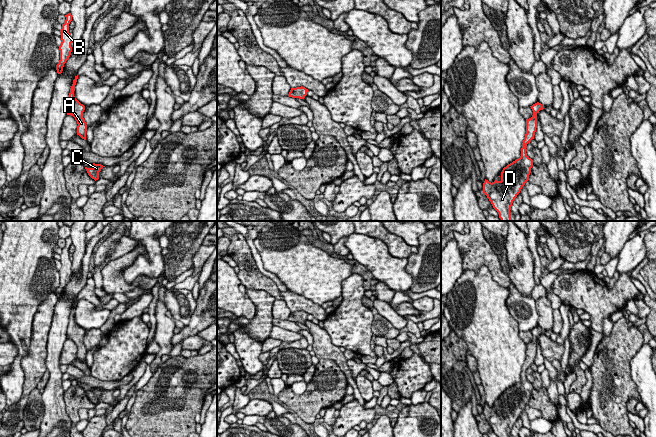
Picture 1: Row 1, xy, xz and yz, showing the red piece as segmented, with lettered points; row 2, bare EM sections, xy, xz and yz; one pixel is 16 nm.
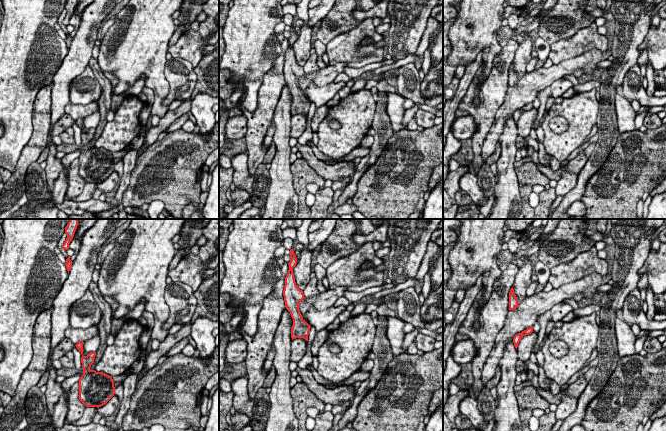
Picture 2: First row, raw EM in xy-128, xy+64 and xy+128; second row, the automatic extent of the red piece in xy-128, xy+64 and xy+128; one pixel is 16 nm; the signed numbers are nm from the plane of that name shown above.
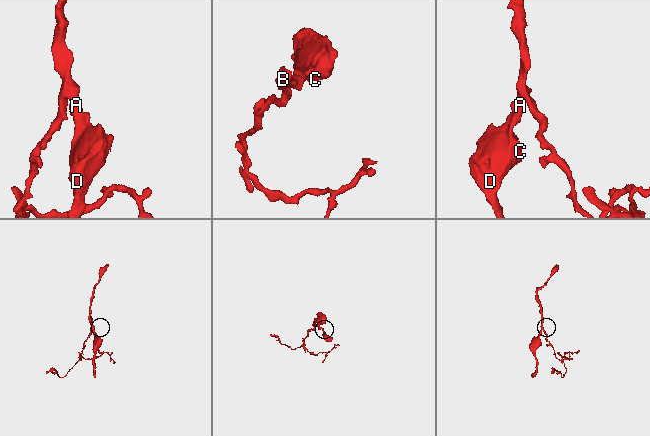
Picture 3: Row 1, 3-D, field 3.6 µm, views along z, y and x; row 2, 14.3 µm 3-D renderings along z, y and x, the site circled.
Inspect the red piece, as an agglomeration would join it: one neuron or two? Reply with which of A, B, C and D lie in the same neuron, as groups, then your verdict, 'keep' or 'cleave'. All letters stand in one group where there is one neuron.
groups A B C D; keep

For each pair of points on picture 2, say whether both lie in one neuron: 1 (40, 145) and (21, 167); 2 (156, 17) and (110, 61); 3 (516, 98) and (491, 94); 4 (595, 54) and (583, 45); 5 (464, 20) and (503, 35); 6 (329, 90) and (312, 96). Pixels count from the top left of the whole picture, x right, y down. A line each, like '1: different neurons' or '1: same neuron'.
1: same neuron
2: same neuron
3: different neurons
4: different neurons
5: different neurons
6: same neuron

